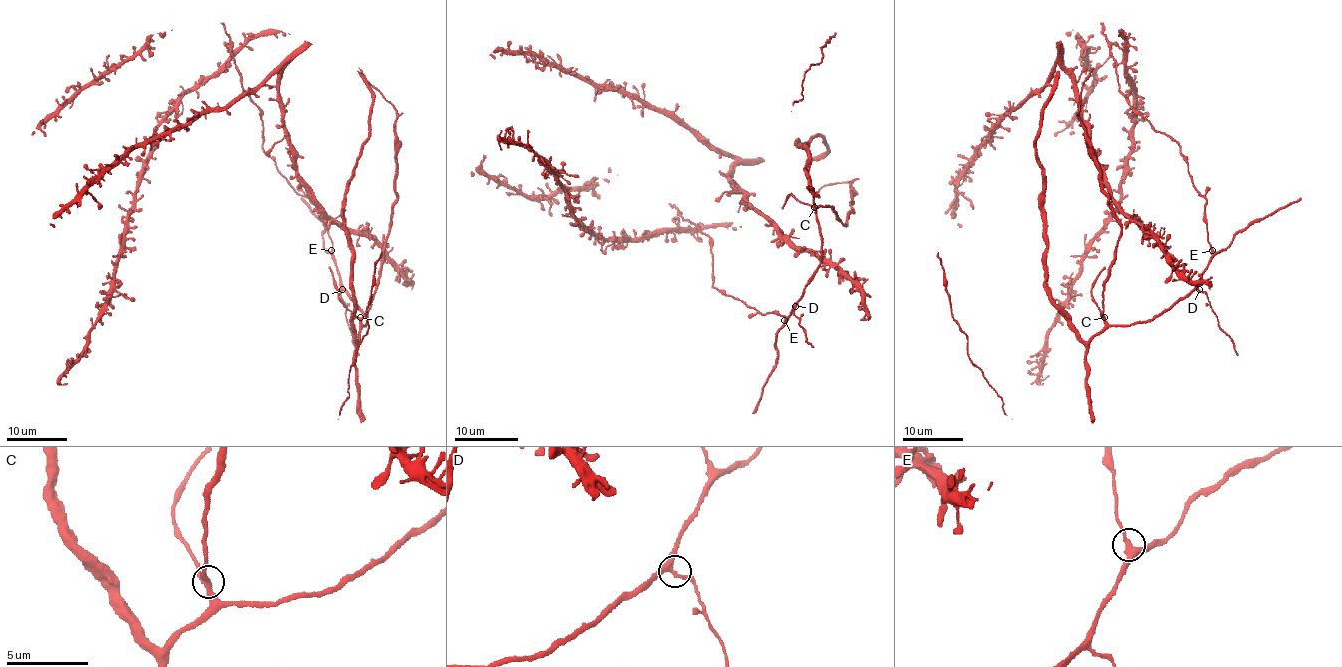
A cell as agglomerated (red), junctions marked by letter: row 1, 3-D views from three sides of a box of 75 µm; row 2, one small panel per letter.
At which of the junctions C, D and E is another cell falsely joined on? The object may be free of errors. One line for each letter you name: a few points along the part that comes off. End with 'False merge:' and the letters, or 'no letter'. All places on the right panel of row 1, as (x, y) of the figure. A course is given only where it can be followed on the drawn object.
False merge: no letter

